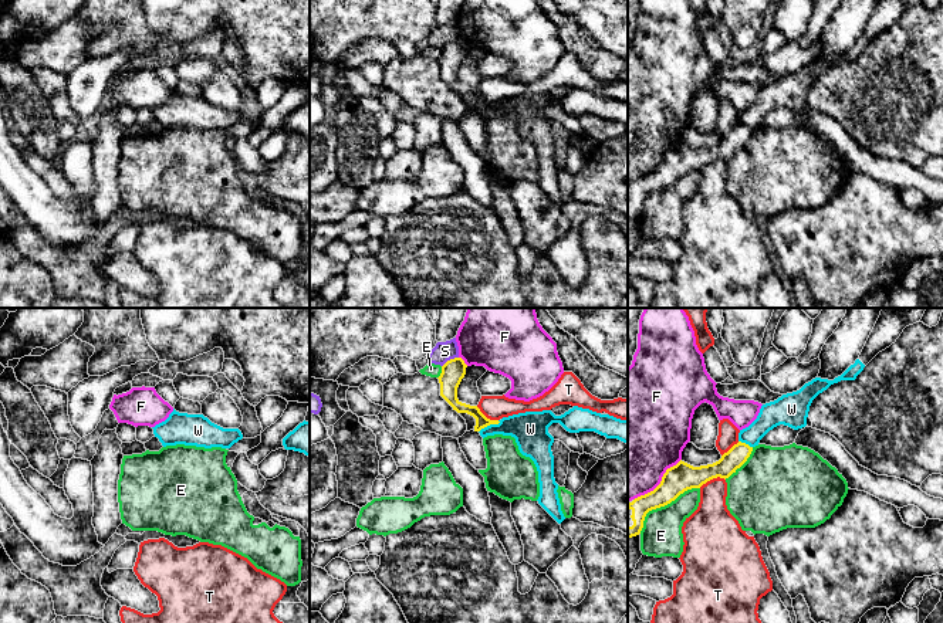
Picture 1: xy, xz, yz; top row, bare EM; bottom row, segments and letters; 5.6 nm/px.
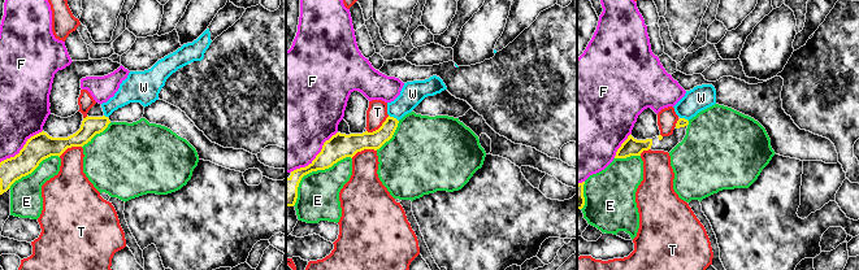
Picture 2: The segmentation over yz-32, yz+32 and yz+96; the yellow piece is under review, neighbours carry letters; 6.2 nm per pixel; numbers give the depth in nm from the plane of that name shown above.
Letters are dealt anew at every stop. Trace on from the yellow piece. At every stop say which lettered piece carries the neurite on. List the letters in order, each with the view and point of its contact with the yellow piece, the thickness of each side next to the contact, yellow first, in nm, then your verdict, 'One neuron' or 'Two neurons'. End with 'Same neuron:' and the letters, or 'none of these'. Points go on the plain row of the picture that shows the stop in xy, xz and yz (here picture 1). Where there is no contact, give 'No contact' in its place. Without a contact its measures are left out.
E: Touches yellow at yz (663, 188). Thickness 160 nm (yellow) against 220 nm. Two neurons
F: Touches yellow at yz (661, 165). Thickness 160 nm (yellow) against 460 nm. Two neurons
S: Touches yellow at xz (449, 43). Thickness 140 nm (yellow) against 110 nm. Two neurons
T: Touches yellow at yz (712, 161). Thickness 160 nm (yellow) against 240 nm. Two neurons
W: Touches yellow at xz (489, 107). Thickness 70 nm (yellow) against 200 nm. Two neurons
Same neuron: none of these

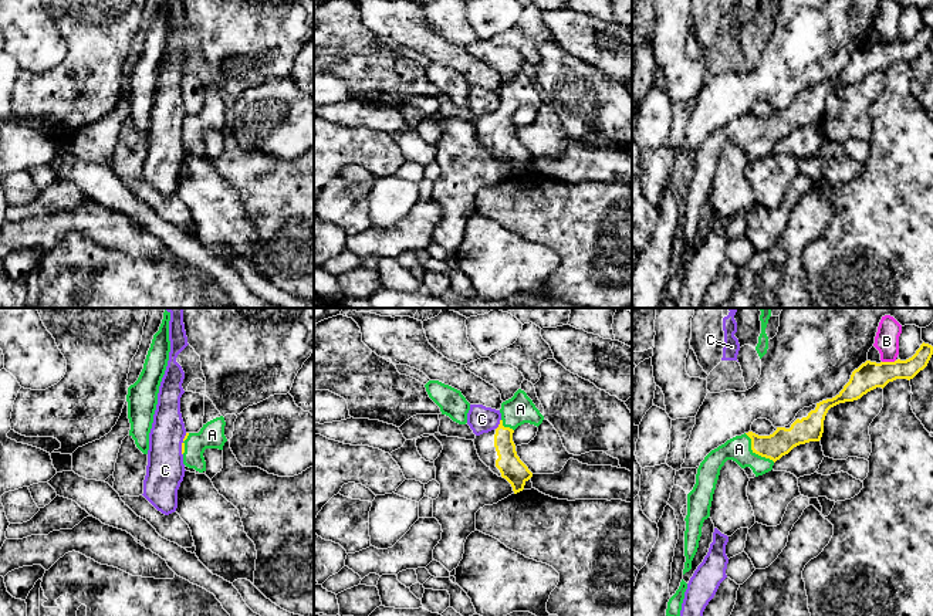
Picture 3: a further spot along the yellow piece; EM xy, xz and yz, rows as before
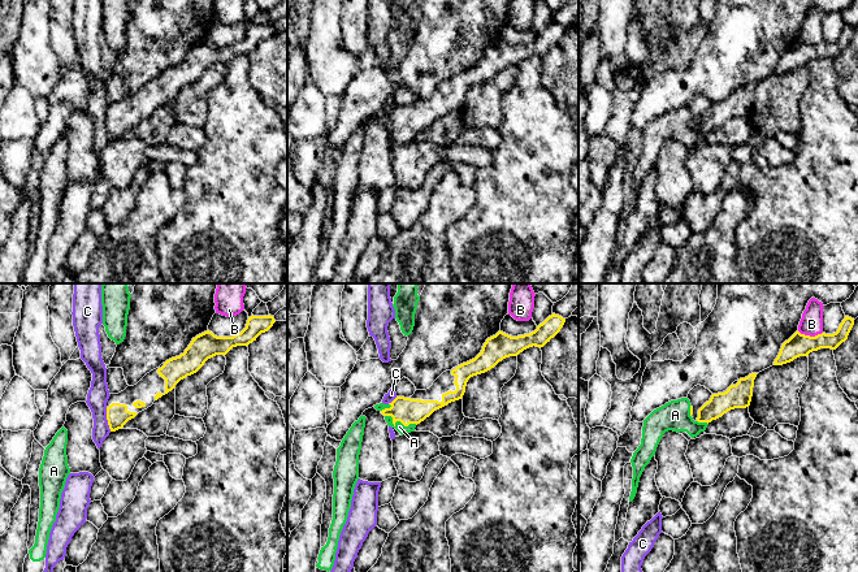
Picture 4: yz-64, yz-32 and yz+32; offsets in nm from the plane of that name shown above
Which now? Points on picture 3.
A: Touches yellow at yz (756, 135). Thickness 150 nm (yellow) against 140 nm. One neuron
B: Touches yellow at yz (888, 44). Thickness 160 nm (yellow) against 140 nm. Two neurons
C: Touches yellow at xz (499, 107). Thickness 140 nm (yellow) against 150 nm. Two neurons
Same neuron: A

